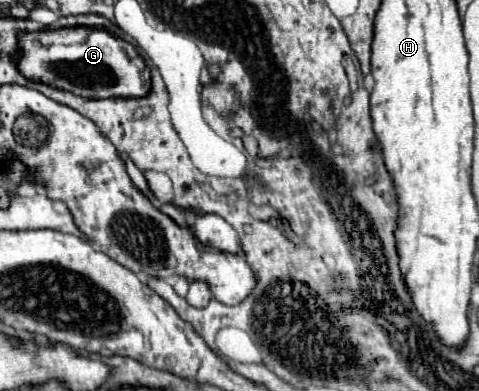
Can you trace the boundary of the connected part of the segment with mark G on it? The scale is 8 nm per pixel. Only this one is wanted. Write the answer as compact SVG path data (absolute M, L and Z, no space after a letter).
M61 28L19 36L23 76L69 90L85 98L137 98L151 88L149 68L129 42L123 42L105 28Z

